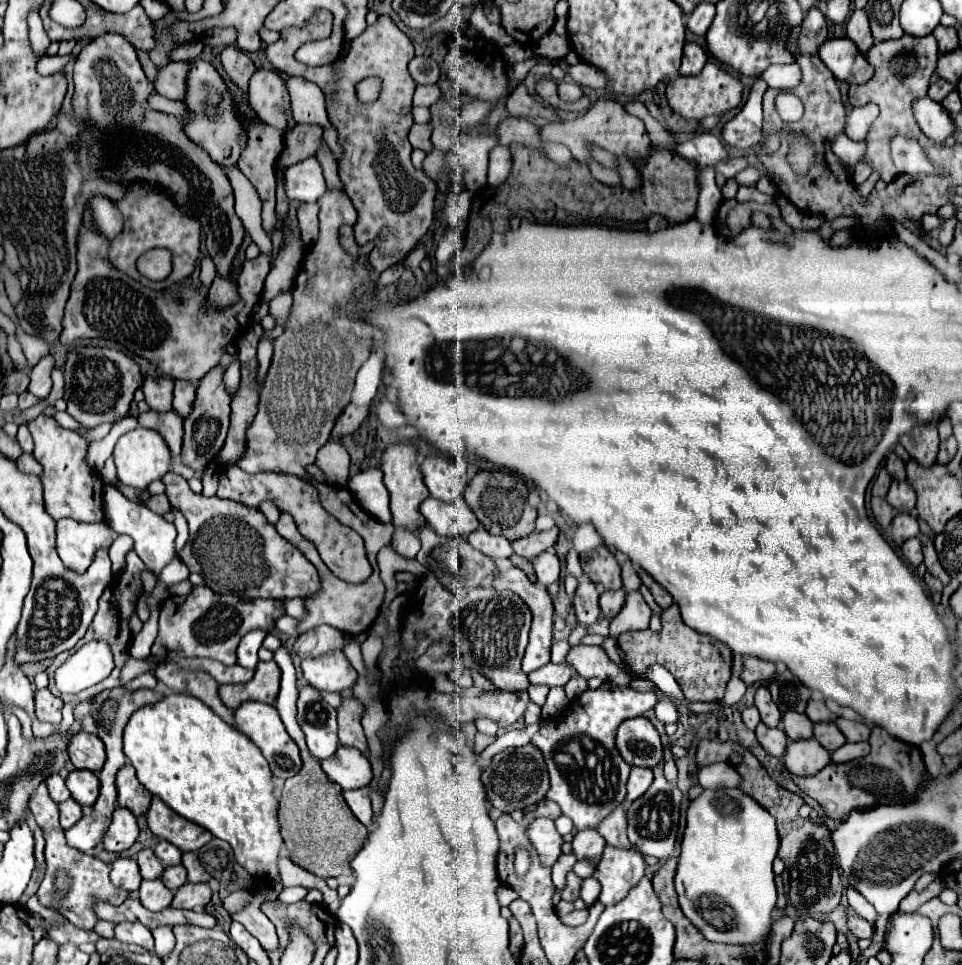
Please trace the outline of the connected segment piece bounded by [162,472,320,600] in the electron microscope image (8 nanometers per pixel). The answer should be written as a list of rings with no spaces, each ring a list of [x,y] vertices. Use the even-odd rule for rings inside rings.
[[[164,474],[166,496],[174,508],[178,508],[190,526],[190,540],[178,552],[178,558],[204,578],[204,584],[218,594],[238,594],[242,600],[254,598],[308,598],[318,594],[320,578],[312,562],[304,554],[284,540],[276,528],[266,522],[258,508],[240,506],[238,502],[222,500],[218,496],[206,498],[194,494],[188,482],[178,474]],[[206,524],[206,534],[198,534]],[[264,554],[264,556],[262,556]]]

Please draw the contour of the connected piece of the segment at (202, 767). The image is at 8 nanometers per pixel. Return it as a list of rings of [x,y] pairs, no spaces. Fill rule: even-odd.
[[[170,694],[164,700],[136,710],[124,730],[124,754],[132,762],[142,786],[160,796],[180,816],[196,822],[216,838],[232,846],[236,862],[254,878],[274,880],[278,876],[278,854],[282,848],[280,824],[276,818],[272,772],[260,748],[240,730],[226,724],[202,700],[188,694]]]

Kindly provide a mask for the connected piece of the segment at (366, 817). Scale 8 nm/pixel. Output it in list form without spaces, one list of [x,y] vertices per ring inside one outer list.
[[[370,786],[364,788],[356,788],[356,790],[346,790],[344,798],[350,806],[350,810],[354,812],[354,816],[364,824],[364,826],[372,826],[372,804],[370,804]]]

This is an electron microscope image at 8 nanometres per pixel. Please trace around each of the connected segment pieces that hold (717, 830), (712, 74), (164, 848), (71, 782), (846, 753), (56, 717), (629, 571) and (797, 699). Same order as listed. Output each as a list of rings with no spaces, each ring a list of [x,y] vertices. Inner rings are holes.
[[[740,788],[704,790],[694,798],[686,810],[686,830],[682,838],[682,852],[674,876],[676,894],[684,916],[712,942],[724,944],[752,944],[768,938],[770,912],[776,906],[776,886],[772,860],[778,852],[776,820],[754,798]]]
[[[708,62],[700,74],[678,76],[678,78],[670,80],[668,86],[666,86],[668,106],[676,114],[680,114],[682,118],[690,118],[690,120],[700,120],[700,118],[706,118],[706,116],[722,116],[724,112],[736,108],[740,104],[740,98],[742,98],[740,80],[730,76],[728,72],[724,72],[722,68],[718,68],[712,62]]]
[[[160,840],[160,842],[158,842],[158,846],[154,848],[154,854],[160,858],[160,862],[162,862],[164,868],[166,868],[166,866],[176,866],[176,864],[180,864],[180,856],[182,856],[182,852],[180,852],[174,844],[170,844],[170,842],[166,842],[166,840]]]
[[[88,770],[70,772],[70,776],[66,778],[66,786],[68,786],[72,798],[80,806],[92,806],[98,798],[98,792],[100,792],[98,776],[94,772],[88,772]]]
[[[856,742],[856,744],[844,744],[836,752],[832,752],[832,762],[850,762],[856,758],[866,756],[870,750],[868,742]]]
[[[48,688],[44,690],[36,690],[36,696],[44,696],[44,706],[40,704],[40,700],[36,702],[36,716],[42,722],[50,722],[50,724],[60,724],[62,722],[62,698],[54,696]]]
[[[626,562],[622,566],[622,582],[624,582],[624,590],[626,592],[632,592],[632,590],[638,590],[640,588],[642,582],[640,582],[640,578],[638,578],[632,562]]]
[[[790,670],[774,676],[768,684],[768,690],[782,712],[804,712],[810,700],[810,690],[804,688],[804,684],[794,674],[790,674]]]

